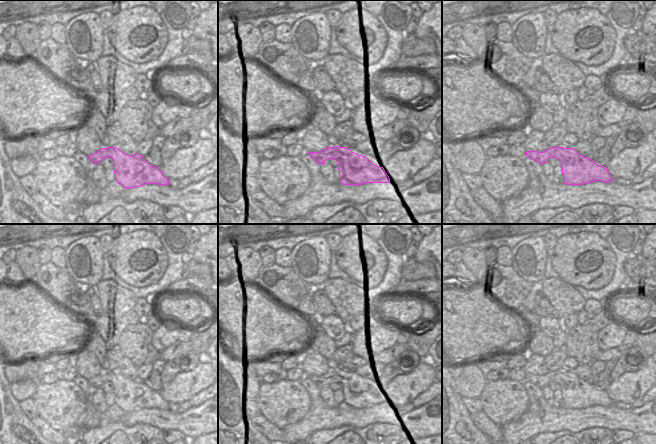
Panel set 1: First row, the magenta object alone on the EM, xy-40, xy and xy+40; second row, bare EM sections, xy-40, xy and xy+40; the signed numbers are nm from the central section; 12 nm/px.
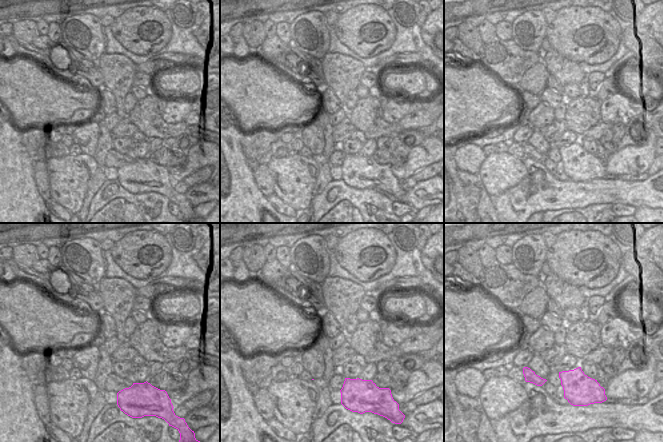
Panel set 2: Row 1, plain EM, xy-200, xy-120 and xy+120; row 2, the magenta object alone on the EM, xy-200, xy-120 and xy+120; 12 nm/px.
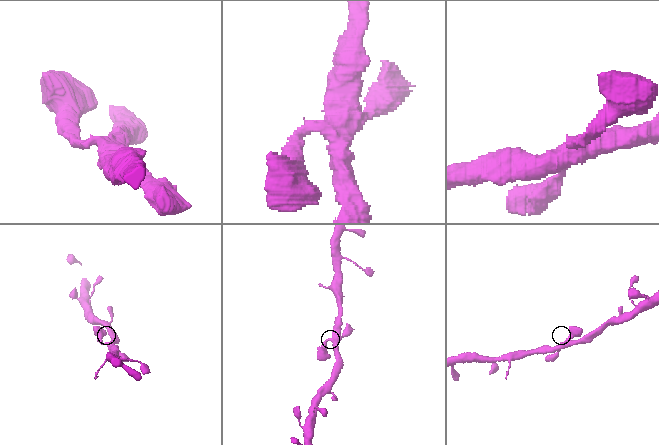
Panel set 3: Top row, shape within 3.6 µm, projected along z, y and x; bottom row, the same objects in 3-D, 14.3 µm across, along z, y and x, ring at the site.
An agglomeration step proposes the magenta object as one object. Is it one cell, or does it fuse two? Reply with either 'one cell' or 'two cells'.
one cell

